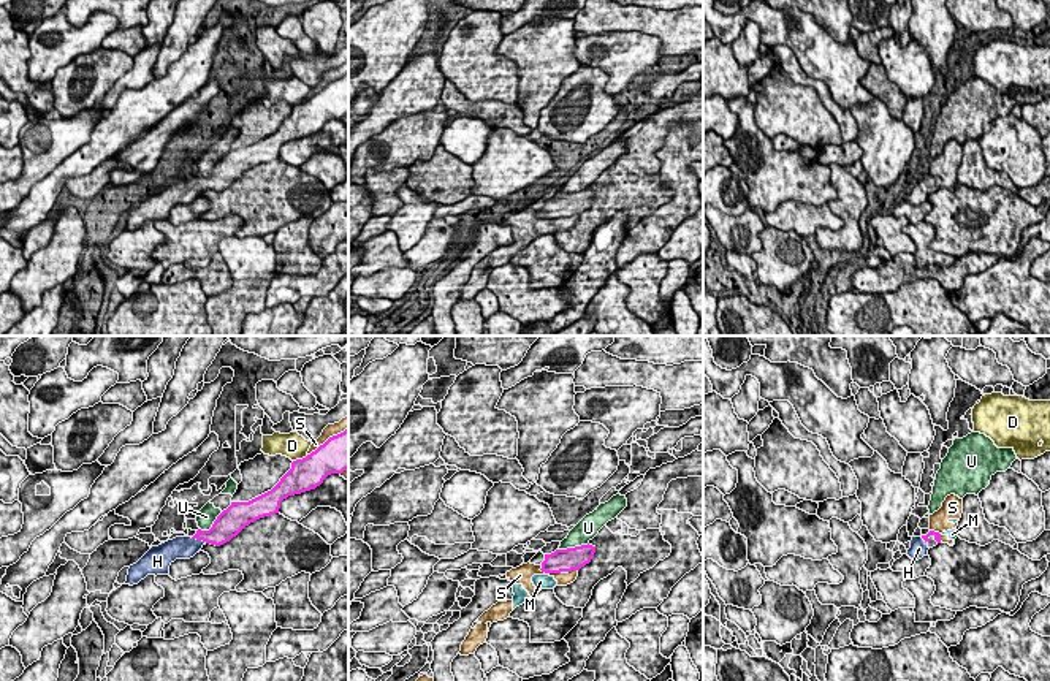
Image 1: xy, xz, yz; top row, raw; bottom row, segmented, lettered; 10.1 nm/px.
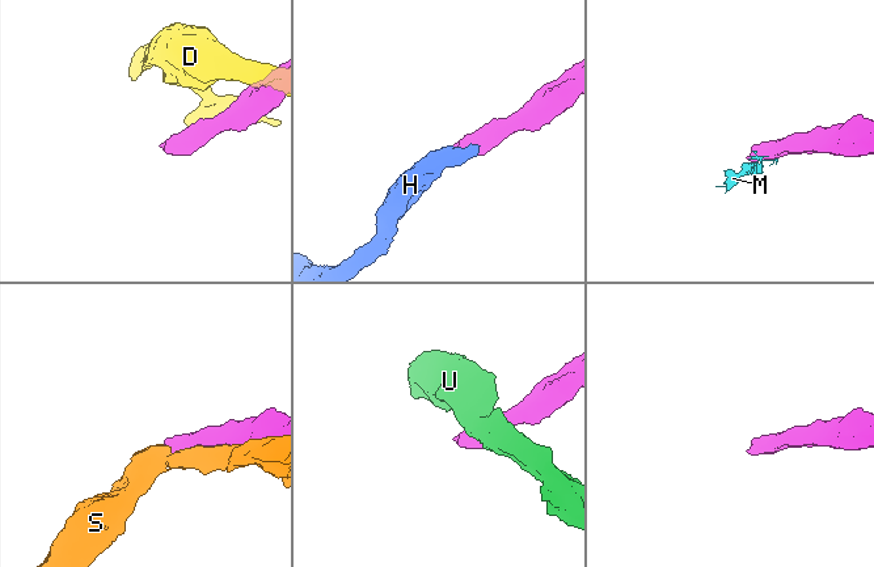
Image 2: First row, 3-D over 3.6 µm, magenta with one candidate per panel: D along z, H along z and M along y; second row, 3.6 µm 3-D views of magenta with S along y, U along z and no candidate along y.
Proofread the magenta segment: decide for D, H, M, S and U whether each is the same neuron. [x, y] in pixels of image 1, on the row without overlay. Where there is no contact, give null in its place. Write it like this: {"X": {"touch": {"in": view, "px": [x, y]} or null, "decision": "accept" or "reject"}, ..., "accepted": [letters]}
{"D": {"touch": {"in": "xy", "px": [300, 105]}, "decision": "reject"}, "H": {"touch": {"in": "xy", "px": [198, 184]}, "decision": "accept"}, "M": {"touch": {"in": "xz", "px": [563, 216]}, "decision": "reject"}, "S": {"touch": {"in": "xz", "px": [550, 217]}, "decision": "reject"}, "U": {"touch": {"in": "xz", "px": [572, 194]}, "decision": "reject"}, "accepted": ["H"]}

